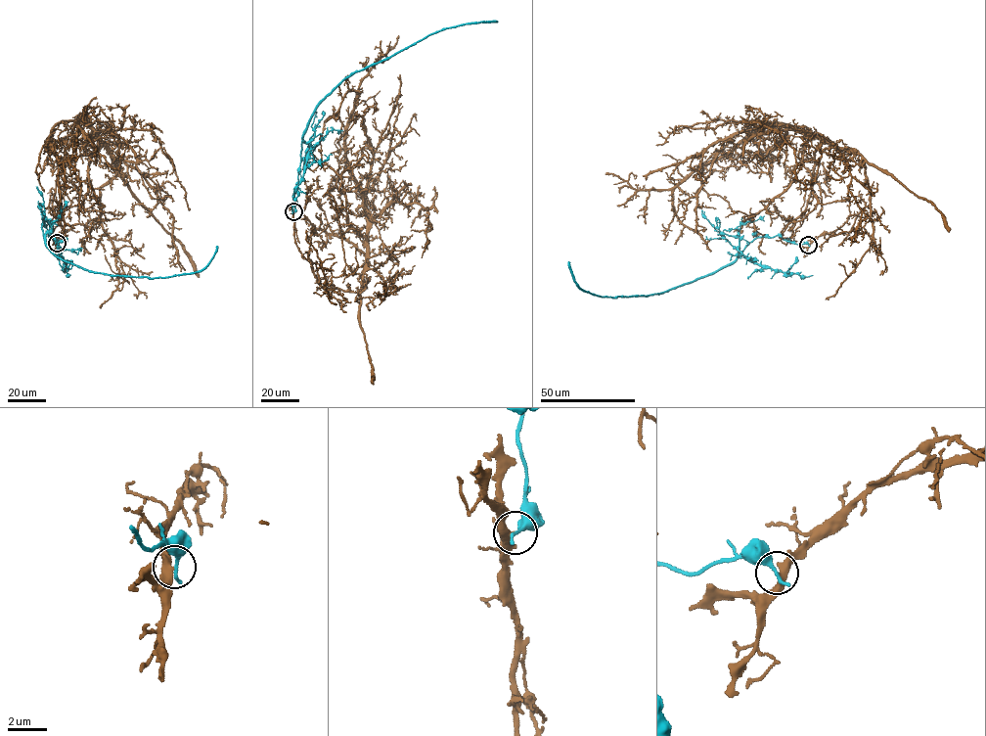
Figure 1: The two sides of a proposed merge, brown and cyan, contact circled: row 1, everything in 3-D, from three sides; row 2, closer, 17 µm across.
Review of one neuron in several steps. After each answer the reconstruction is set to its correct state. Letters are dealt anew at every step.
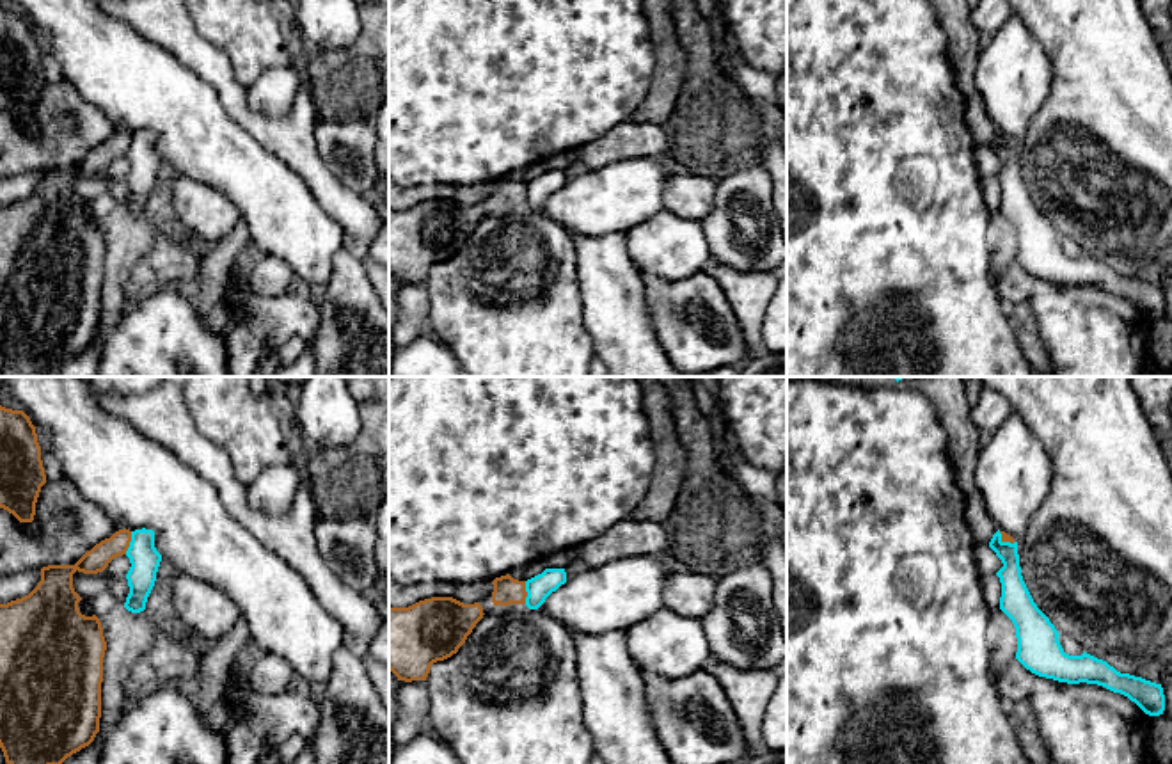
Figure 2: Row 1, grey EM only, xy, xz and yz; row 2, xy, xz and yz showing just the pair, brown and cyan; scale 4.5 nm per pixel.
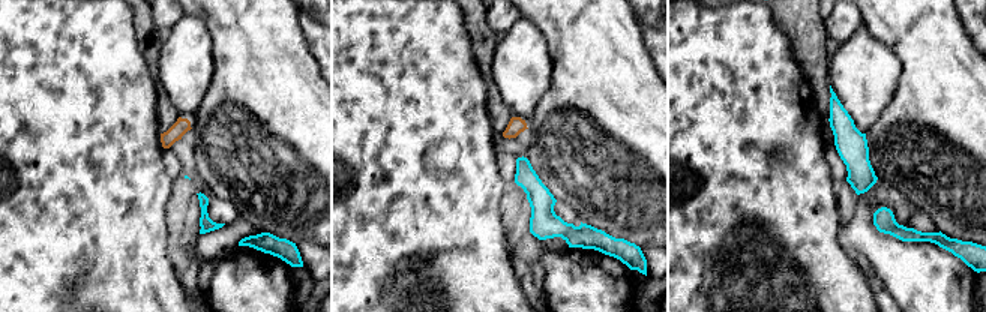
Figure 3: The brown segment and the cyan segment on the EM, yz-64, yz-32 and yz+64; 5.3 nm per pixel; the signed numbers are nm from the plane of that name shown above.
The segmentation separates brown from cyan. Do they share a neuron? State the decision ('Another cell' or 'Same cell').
Another cell

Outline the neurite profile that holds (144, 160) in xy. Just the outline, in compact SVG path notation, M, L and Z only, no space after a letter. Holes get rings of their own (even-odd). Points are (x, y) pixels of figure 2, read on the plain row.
M146 130L131 133L126 158L131 169L126 176L130 195L124 210L131 215L140 215L146 211L162 163L162 156L154 149L154 133Z

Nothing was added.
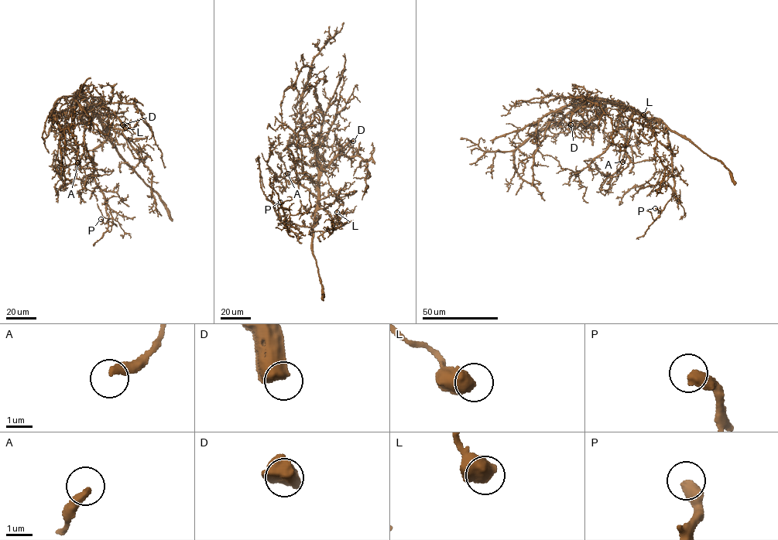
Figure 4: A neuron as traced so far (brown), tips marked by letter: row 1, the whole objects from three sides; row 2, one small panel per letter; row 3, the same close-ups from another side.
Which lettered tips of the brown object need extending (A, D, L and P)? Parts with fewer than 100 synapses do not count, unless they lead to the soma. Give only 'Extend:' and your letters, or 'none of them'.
Extend: D

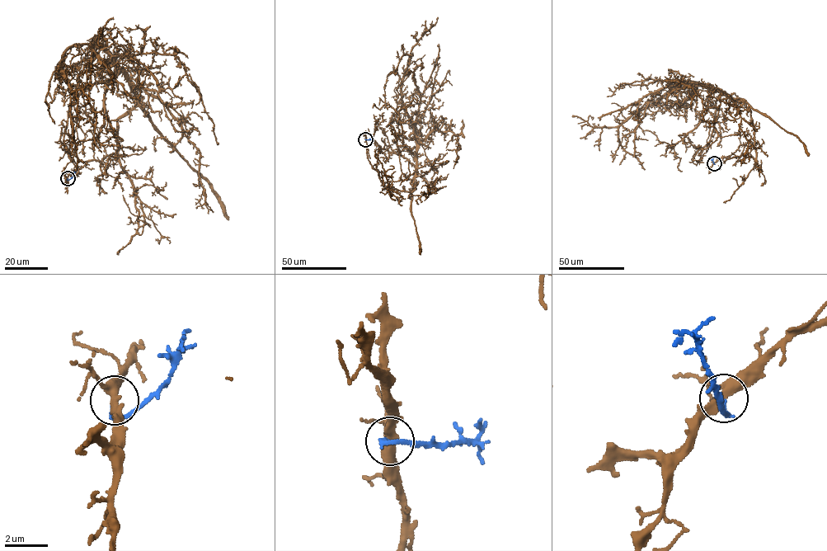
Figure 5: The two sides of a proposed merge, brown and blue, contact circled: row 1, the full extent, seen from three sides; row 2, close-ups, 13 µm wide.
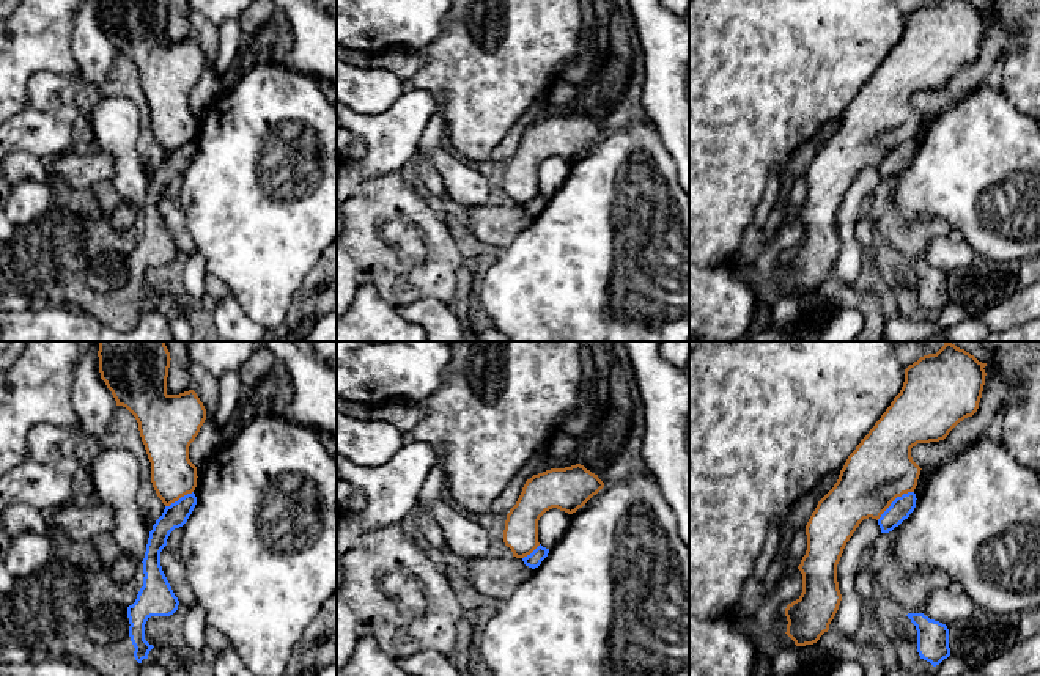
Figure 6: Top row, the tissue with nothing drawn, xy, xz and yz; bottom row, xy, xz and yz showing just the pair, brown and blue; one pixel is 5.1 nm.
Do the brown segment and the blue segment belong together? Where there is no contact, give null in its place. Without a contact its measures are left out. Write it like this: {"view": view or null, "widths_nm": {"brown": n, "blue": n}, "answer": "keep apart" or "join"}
{"view": "yz", "widths_nm": {"brown": 320, "blue": 110}, "answer": "keep apart"}

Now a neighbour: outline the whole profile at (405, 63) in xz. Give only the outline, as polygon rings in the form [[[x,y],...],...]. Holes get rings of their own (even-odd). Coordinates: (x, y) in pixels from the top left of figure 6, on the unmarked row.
[[[389,50],[371,55],[371,66],[382,68],[396,74],[401,80],[412,80],[422,69],[423,61],[415,50]]]

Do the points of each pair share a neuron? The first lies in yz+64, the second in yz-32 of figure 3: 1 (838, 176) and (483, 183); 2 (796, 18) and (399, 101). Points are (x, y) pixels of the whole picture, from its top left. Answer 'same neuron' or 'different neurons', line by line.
1: different neurons
2: different neurons

